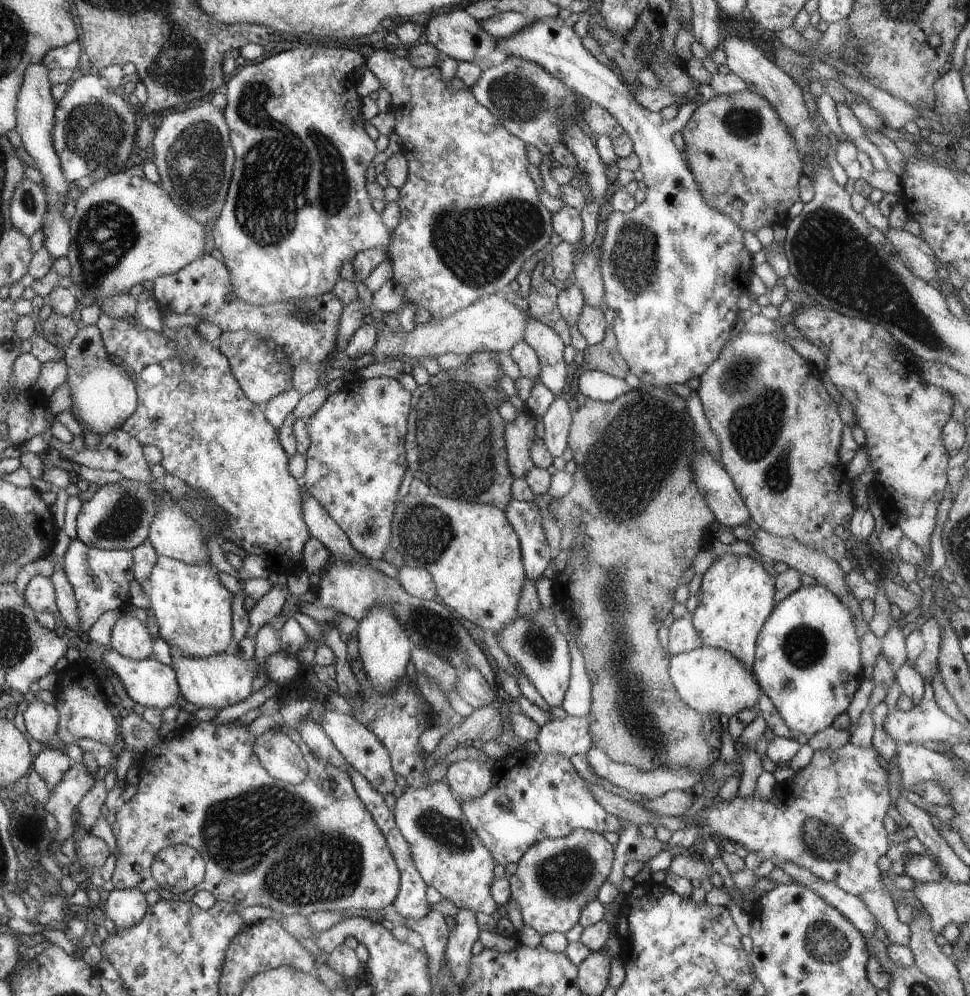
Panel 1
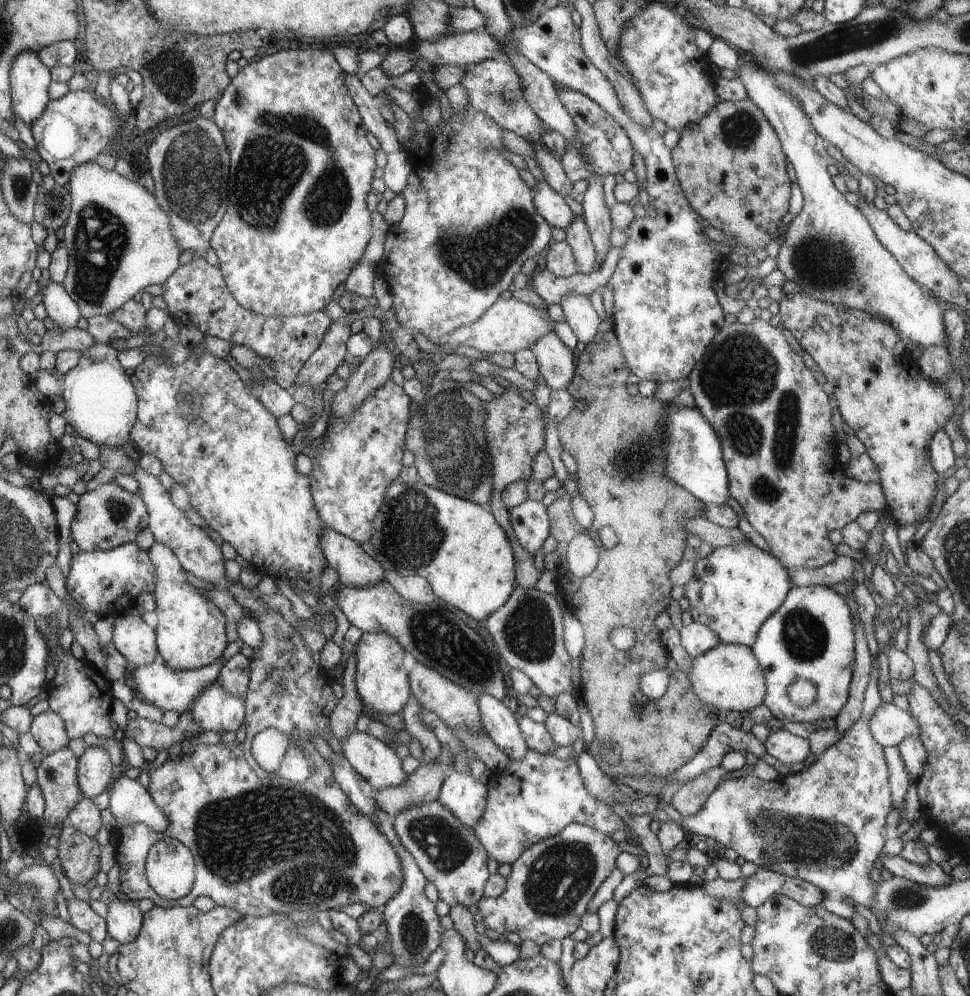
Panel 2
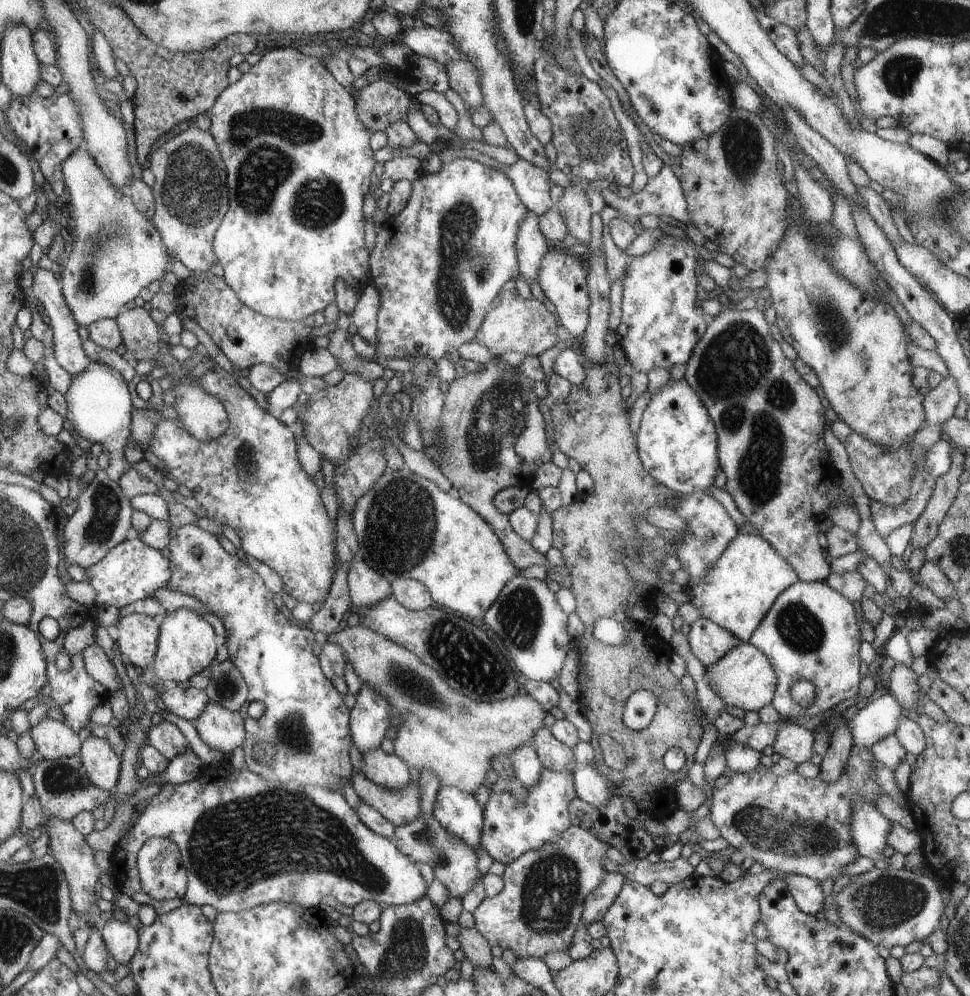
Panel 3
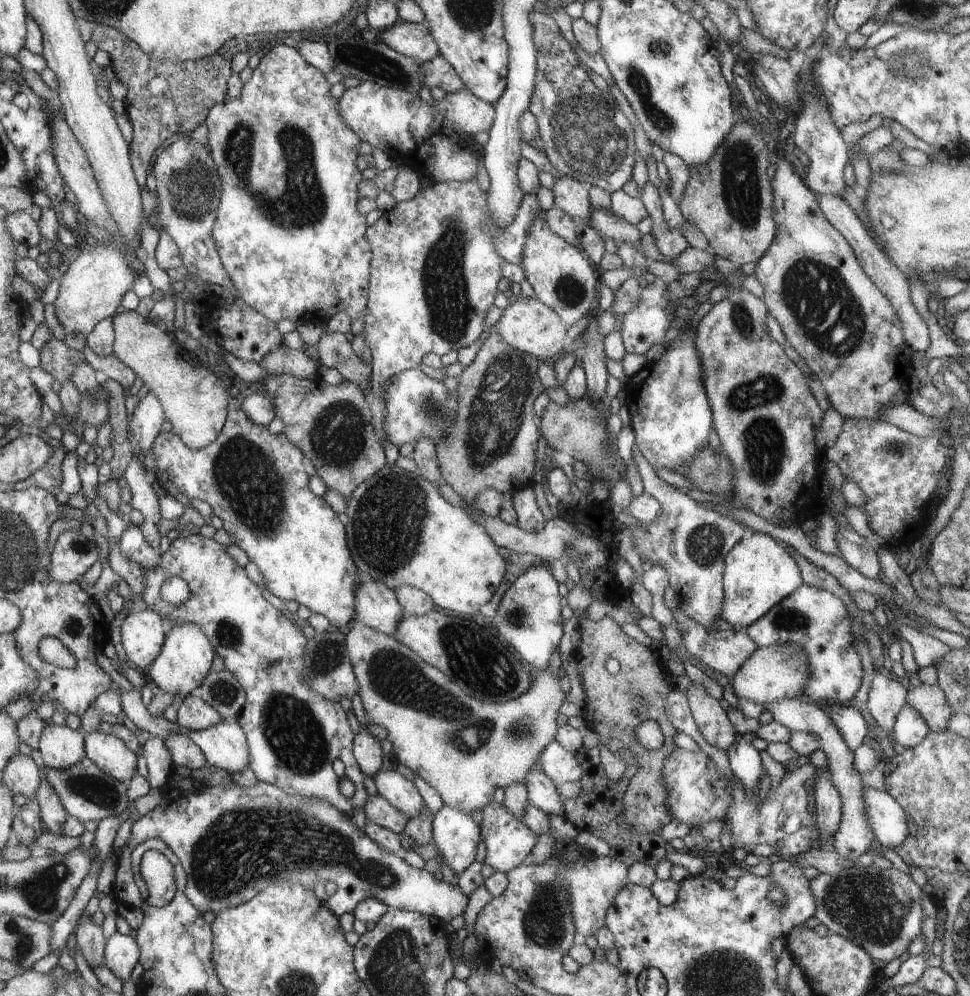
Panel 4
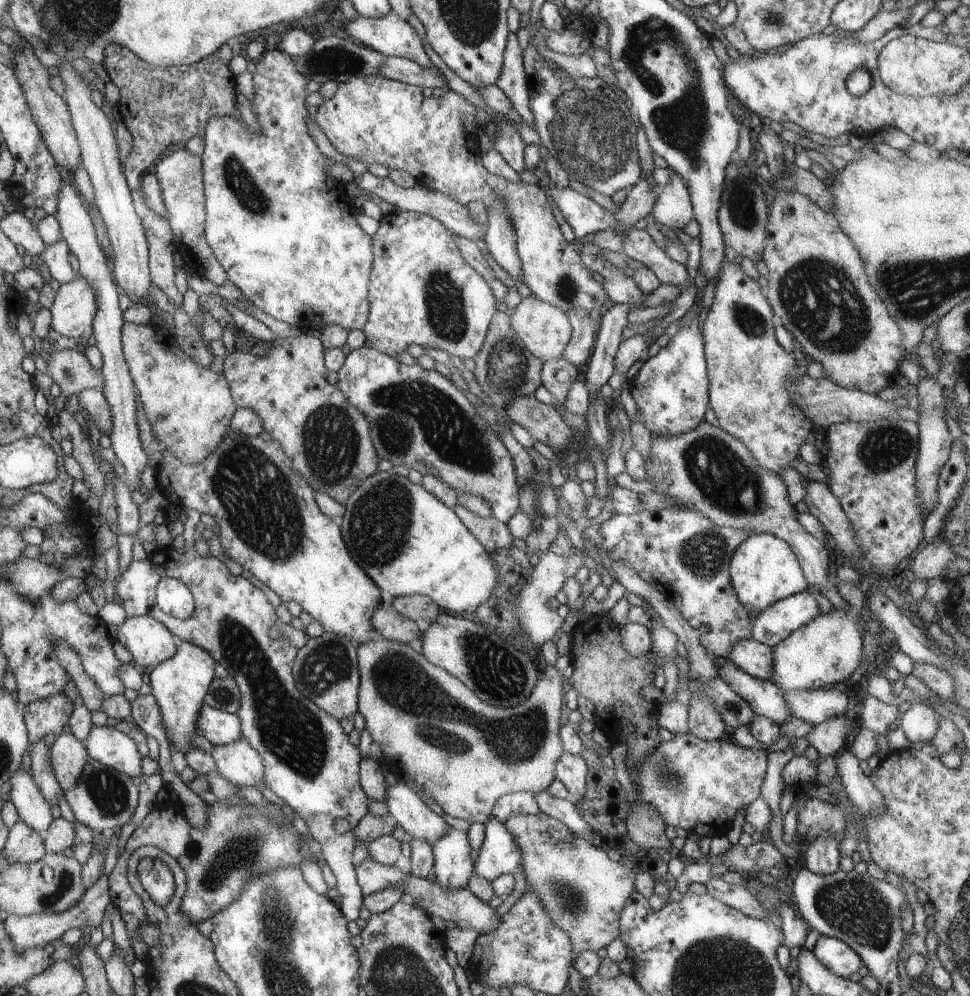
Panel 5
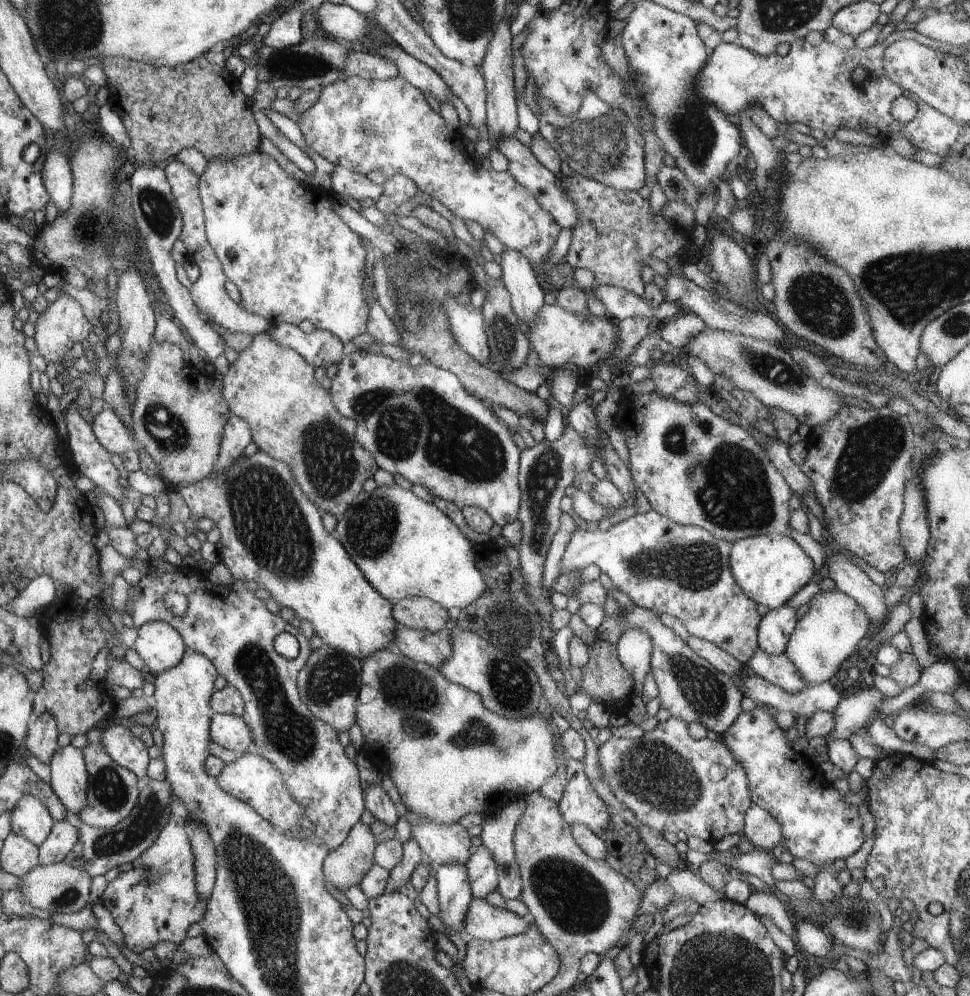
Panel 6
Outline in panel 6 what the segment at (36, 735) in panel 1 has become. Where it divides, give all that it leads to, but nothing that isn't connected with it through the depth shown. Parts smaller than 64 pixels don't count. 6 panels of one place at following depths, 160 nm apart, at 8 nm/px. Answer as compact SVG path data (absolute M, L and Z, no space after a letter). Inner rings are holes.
M70 744L58 747L50 762L50 786L55 791L67 812L79 812L87 805L87 790L90 775L83 751Z

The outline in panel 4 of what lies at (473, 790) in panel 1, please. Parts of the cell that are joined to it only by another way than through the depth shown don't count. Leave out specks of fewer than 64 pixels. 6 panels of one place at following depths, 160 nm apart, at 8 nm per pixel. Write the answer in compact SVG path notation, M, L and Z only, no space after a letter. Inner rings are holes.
M444 805L434 814L432 840L439 856L455 875L462 874L476 860L481 830L467 812Z

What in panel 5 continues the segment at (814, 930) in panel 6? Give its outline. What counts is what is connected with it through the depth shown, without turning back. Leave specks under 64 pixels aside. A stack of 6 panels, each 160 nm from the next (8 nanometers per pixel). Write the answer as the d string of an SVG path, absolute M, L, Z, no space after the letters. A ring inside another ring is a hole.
M823 936L812 952L827 969L845 979L857 979L857 970L863 965L862 959L850 945L834 937Z

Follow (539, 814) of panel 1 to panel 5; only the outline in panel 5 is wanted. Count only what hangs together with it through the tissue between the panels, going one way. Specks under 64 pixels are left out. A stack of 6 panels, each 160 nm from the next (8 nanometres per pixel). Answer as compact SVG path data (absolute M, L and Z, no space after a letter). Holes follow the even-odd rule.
M491 817L485 823L485 838L478 853L474 854L474 874L492 882L504 873L514 873L520 869L521 852L515 838L508 832L505 823Z

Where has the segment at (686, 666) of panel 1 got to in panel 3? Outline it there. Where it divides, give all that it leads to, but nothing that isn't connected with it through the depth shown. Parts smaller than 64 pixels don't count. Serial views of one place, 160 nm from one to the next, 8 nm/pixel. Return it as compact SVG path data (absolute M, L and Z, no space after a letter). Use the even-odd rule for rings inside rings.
M740 643L736 648L728 651L715 665L706 668L708 682L716 688L716 694L726 706L738 706L742 710L759 711L768 706L775 697L777 674L769 658L753 644ZM708 671L708 674L707 674Z

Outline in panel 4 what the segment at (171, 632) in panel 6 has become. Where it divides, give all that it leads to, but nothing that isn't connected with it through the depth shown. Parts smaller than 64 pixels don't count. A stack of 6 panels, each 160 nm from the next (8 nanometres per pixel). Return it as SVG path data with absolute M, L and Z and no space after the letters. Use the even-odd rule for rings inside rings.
M150 608L132 610L121 625L121 642L128 663L143 673L148 671L162 652L166 638L160 613Z

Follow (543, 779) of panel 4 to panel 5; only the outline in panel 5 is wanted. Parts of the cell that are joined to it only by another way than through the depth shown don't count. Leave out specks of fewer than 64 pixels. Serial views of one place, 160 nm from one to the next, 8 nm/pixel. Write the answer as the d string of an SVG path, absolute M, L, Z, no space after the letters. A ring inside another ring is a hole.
M546 791L535 793L540 812L558 819L568 827L578 838L591 841L593 830L581 812L570 800L552 797Z

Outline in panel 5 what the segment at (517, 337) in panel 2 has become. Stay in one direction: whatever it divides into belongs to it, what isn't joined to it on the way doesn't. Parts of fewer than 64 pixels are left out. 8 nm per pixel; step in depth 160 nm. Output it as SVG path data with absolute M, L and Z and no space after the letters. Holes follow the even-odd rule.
M530 295L522 298L517 308L510 311L510 316L513 331L536 358L545 363L549 360L558 360L563 356L566 345L570 342L572 332L568 315L563 310Z

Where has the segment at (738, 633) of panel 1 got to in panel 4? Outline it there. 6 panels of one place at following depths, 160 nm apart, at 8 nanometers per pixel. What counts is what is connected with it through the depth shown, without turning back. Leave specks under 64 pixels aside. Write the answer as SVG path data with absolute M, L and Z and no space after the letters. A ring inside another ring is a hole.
M756 533L737 542L726 555L722 616L734 630L745 629L804 584L798 563L773 536Z

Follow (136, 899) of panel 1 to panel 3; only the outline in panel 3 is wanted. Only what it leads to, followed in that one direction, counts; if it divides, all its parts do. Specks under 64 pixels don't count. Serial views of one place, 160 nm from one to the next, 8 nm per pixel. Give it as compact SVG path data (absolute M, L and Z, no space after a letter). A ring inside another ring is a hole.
M111 918L101 929L101 935L117 965L127 965L138 952L139 931L132 928L128 922L123 923Z

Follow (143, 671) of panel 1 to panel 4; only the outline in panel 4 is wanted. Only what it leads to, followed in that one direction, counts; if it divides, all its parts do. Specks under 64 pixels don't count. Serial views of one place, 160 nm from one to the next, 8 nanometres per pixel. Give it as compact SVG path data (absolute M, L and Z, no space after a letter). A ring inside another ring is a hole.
M190 694L183 700L177 701L176 706L179 706L176 722L182 730L186 729L189 732L206 730L223 720L222 715L215 707L196 695Z

